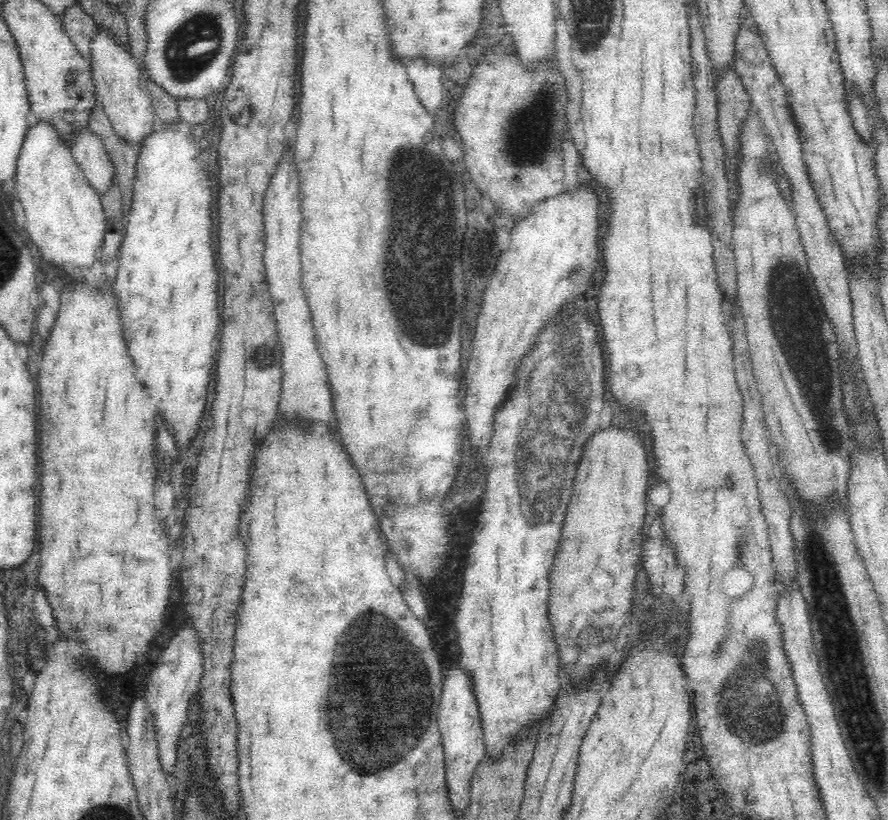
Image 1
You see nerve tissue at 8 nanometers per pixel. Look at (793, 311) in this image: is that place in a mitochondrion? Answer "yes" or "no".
yes

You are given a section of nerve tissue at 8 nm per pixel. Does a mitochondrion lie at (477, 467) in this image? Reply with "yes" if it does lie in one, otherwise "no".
no

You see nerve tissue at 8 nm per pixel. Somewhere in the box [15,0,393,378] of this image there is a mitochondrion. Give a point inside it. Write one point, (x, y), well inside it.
(195, 43)

